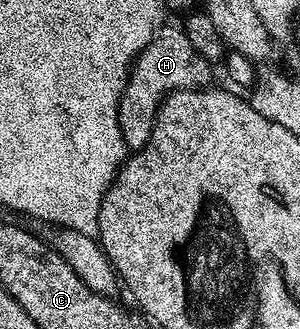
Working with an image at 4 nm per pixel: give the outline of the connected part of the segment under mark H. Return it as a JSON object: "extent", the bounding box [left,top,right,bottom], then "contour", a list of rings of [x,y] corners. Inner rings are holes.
{"extent":[118,26,212,152],"contour":[[[181,26],[158,28],[153,41],[141,51],[130,69],[130,77],[126,80],[124,93],[118,106],[118,124],[127,148],[131,152],[139,151],[152,137],[154,122],[162,100],[172,91],[192,91],[202,89],[211,82],[212,65],[196,49],[192,49],[192,41],[188,41],[185,30]]]}

